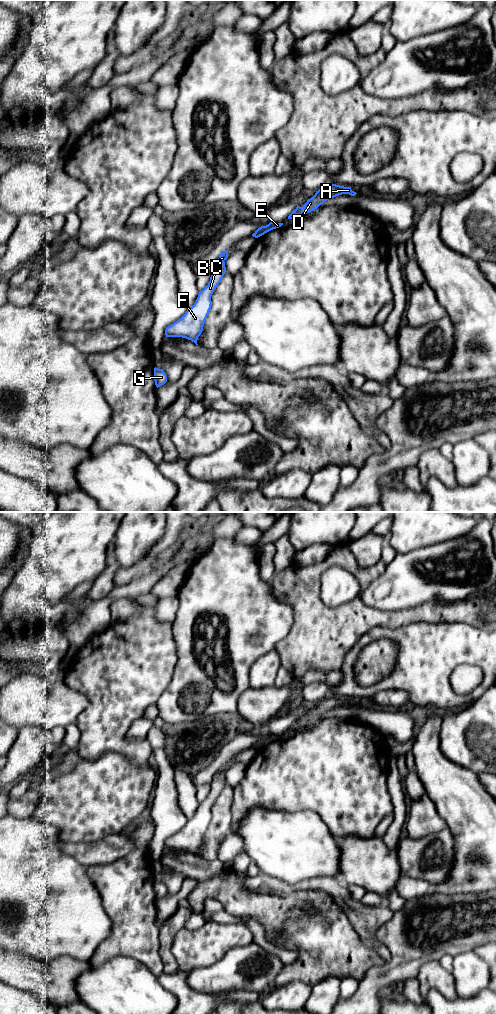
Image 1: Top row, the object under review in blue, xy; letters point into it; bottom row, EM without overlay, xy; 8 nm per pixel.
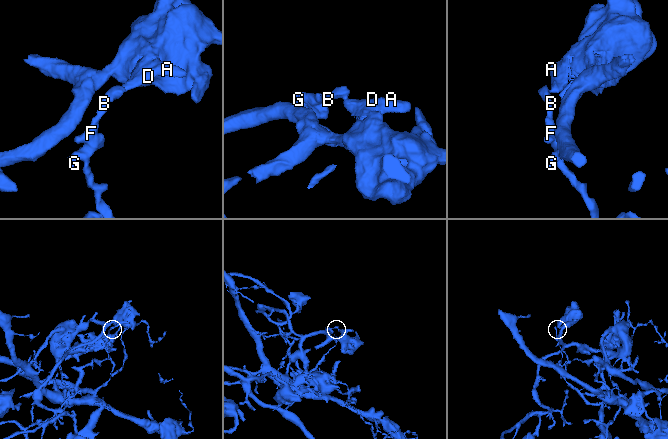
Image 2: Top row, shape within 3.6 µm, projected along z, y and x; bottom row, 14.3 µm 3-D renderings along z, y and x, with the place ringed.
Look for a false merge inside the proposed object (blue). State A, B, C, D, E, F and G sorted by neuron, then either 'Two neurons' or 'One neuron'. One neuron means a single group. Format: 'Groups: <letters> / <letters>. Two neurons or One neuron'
Groups: A D E / B C F G. Two neurons

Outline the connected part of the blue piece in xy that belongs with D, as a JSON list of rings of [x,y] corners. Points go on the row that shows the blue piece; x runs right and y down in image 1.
[[[329,183],[325,187],[316,191],[315,195],[308,199],[303,207],[297,205],[296,209],[288,216],[288,219],[297,219],[302,214],[307,214],[320,205],[322,205],[328,199],[334,198],[342,194],[349,194],[355,196],[357,193],[351,190],[351,187],[344,187],[336,184]]]

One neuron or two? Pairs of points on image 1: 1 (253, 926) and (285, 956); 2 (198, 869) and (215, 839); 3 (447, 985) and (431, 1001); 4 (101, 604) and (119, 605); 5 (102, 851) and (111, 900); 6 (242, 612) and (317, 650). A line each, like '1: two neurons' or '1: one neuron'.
1: one neuron
2: two neurons
3: two neurons
4: two neurons
5: two neurons
6: two neurons

